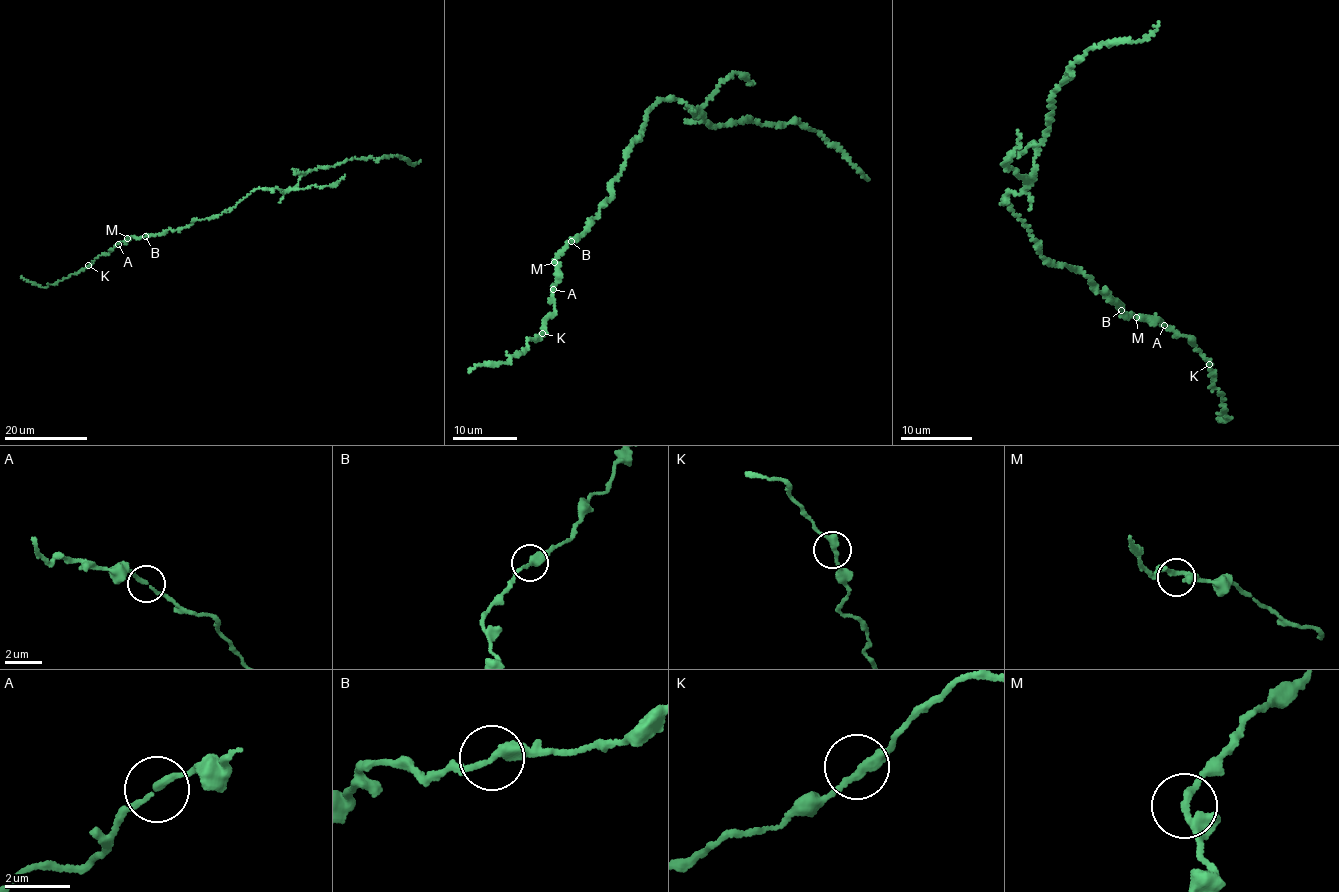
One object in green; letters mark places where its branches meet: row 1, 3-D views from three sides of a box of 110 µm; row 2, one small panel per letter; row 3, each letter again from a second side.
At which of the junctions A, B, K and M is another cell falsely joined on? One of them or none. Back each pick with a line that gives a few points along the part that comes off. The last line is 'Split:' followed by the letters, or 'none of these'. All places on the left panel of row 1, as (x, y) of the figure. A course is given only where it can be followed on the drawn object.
B: course (145, 236), (218, 216), (256, 188), (288, 192), (318, 167), (349, 159), (398, 156), (413, 164), (421, 159)
Split: B

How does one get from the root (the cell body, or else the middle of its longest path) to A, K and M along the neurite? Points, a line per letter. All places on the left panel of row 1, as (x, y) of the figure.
A: (225, 212), (210, 219), (195, 219), (174, 231), (131, 236), (118, 244)
K: (225, 212), (210, 219), (195, 219), (174, 231), (129, 236), (88, 265)
M: (225, 212), (210, 219), (195, 219), (190, 225), (174, 231), (127, 238)

